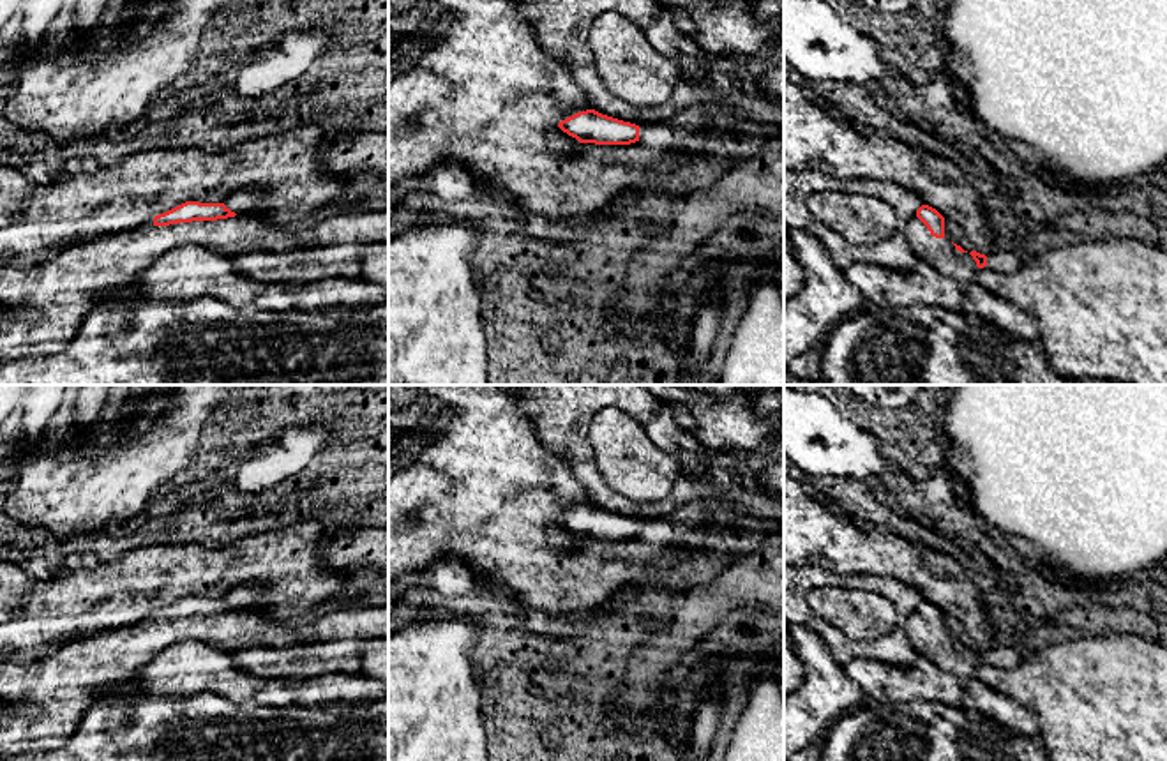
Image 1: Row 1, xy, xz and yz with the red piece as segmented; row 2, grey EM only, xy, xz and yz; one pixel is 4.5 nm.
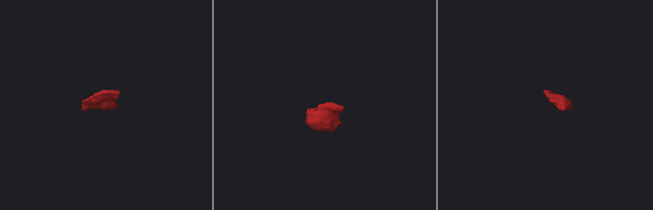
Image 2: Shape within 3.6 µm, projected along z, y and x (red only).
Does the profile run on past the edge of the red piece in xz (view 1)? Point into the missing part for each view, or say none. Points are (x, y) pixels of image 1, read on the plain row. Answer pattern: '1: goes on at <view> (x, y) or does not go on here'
1: does not go on here

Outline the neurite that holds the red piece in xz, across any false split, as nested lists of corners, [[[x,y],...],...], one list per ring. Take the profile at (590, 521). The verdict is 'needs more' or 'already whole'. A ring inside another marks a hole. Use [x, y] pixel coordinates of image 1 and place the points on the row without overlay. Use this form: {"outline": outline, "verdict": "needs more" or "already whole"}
{"outline": [[[595,505],[579,507],[558,519],[558,523],[579,539],[630,540],[639,537],[639,521],[623,517]]], "verdict": "already whole"}

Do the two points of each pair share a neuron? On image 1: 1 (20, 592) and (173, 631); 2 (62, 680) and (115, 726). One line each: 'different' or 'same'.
1: different
2: different

